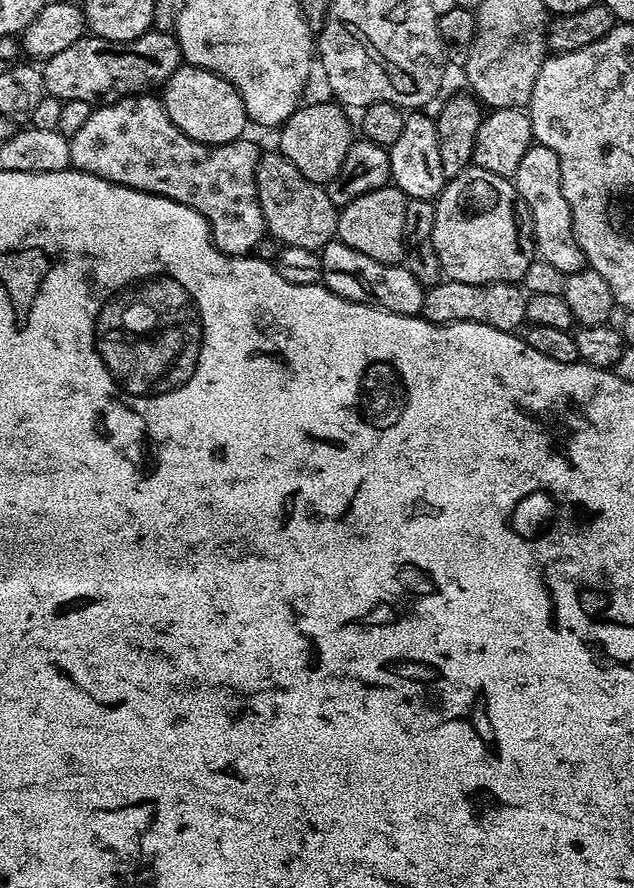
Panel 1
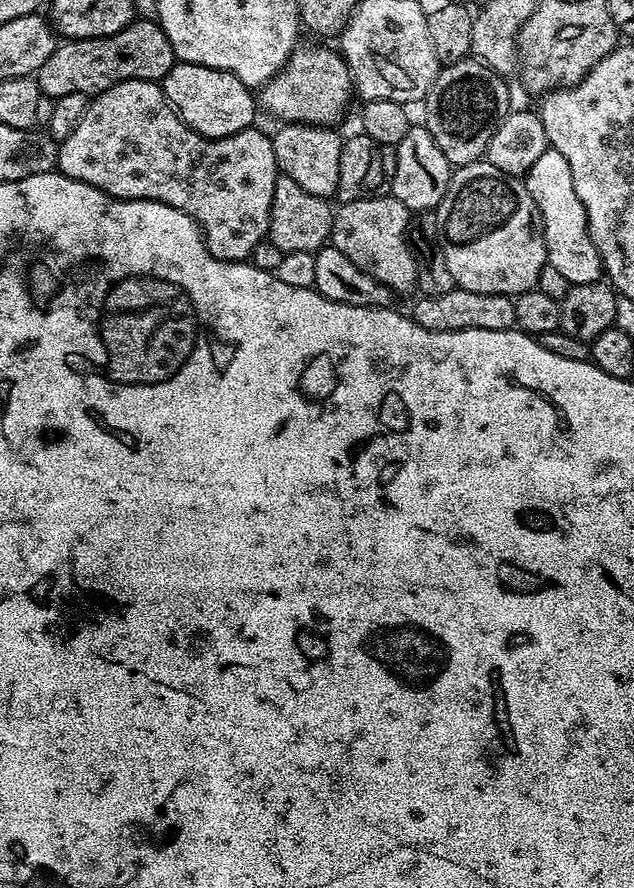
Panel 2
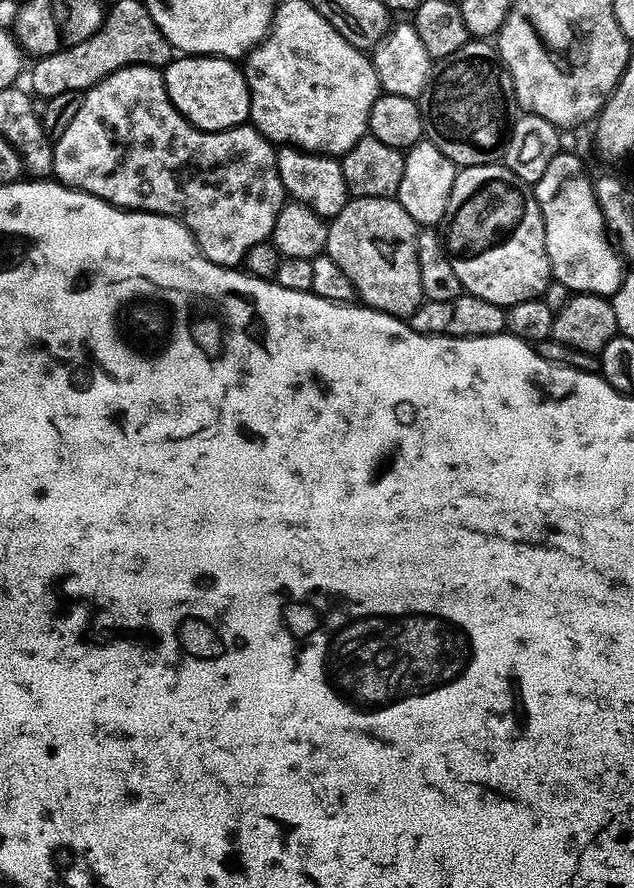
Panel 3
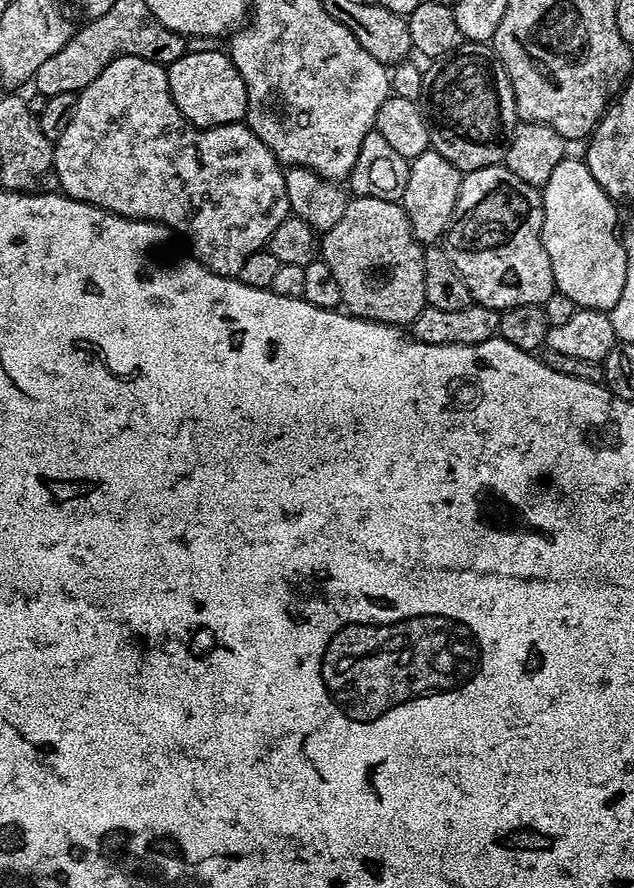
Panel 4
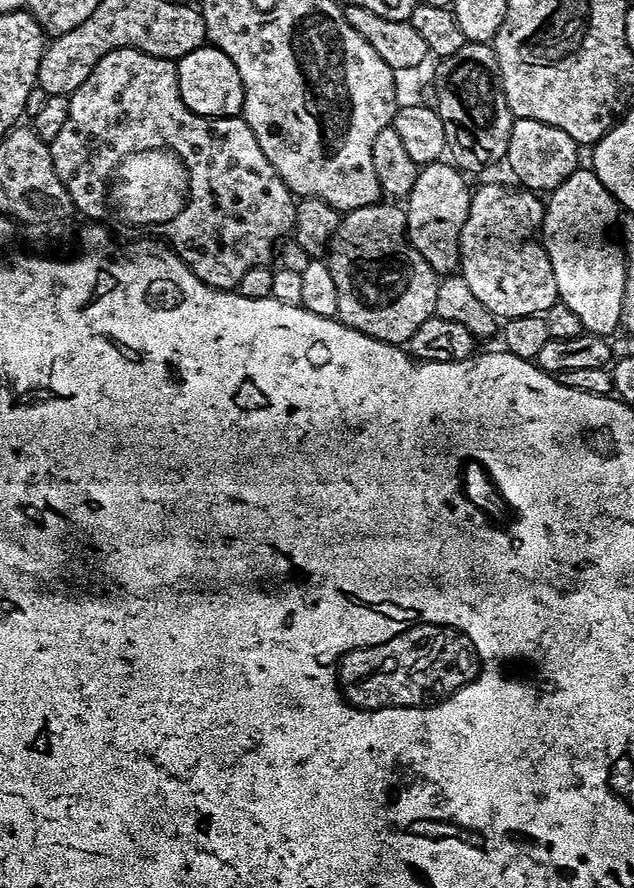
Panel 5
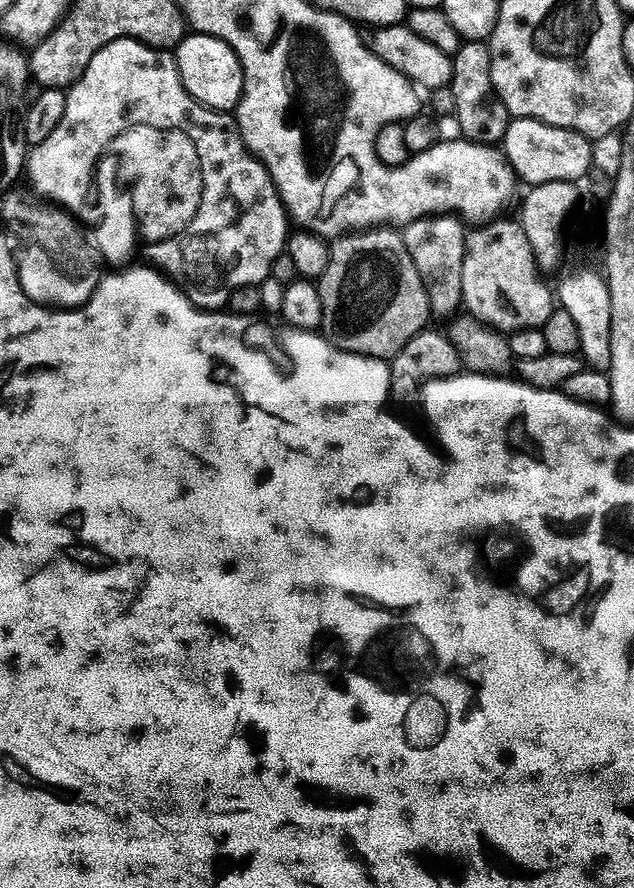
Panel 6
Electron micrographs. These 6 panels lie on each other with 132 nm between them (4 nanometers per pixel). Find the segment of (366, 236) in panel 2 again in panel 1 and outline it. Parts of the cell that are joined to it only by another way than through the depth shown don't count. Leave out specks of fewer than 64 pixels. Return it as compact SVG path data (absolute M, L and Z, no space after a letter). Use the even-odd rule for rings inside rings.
M395 186L370 190L370 194L362 194L362 198L354 198L354 202L339 209L335 239L350 246L350 250L358 250L358 254L366 254L366 258L374 258L374 262L401 263L404 258L404 231L408 217L406 214L408 199L409 197Z

